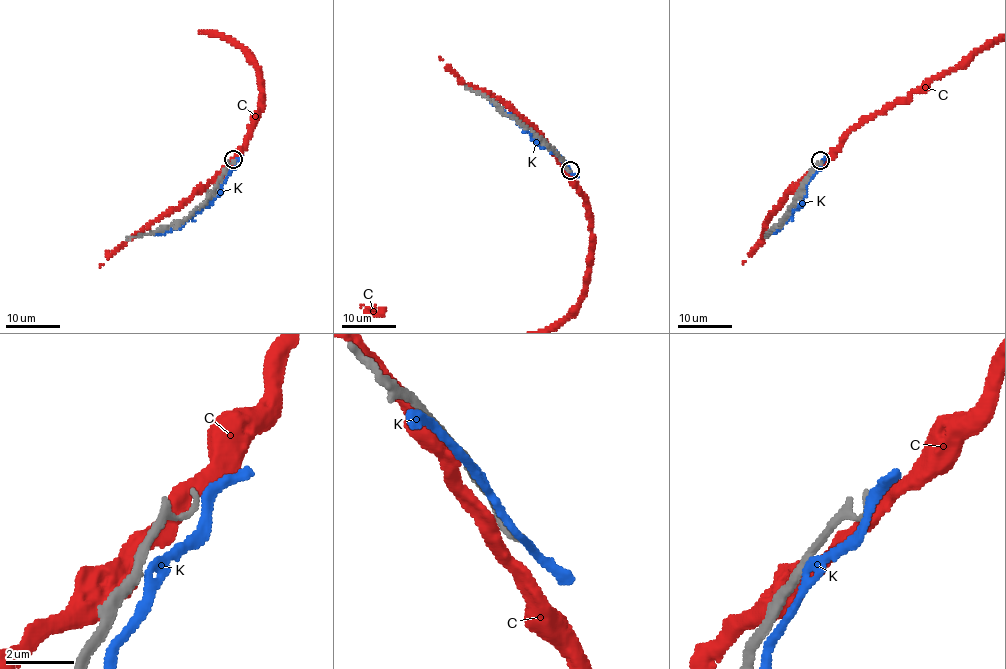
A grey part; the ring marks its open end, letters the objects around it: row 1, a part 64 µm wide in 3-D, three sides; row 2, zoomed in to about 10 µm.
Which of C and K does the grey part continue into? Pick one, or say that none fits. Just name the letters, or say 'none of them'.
none of them

